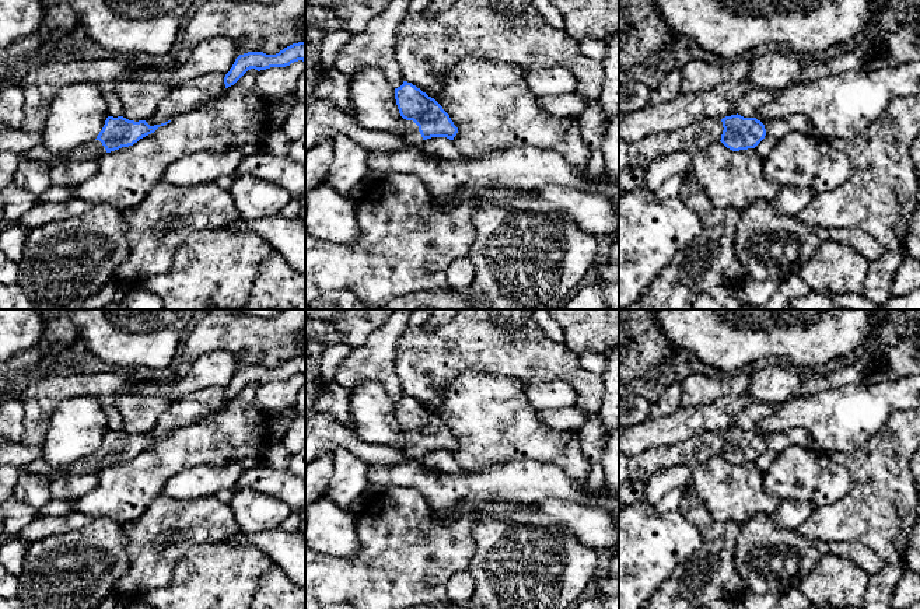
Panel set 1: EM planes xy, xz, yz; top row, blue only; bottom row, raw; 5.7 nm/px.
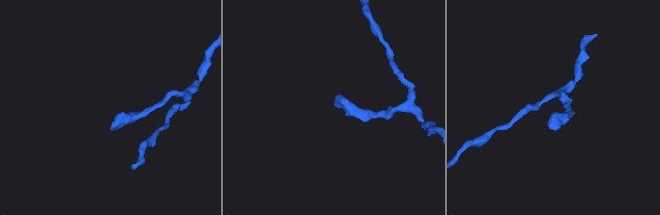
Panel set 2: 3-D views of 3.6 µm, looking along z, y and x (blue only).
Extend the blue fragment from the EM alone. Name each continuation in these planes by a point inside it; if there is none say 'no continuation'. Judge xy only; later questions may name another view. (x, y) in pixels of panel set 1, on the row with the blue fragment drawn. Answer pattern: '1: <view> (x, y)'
1: xy (93, 150)

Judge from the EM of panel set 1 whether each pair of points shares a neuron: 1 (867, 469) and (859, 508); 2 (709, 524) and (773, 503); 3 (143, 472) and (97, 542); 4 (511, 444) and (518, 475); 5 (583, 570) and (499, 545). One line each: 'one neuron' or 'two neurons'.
1: one neuron
2: two neurons
3: two neurons
4: two neurons
5: one neuron

